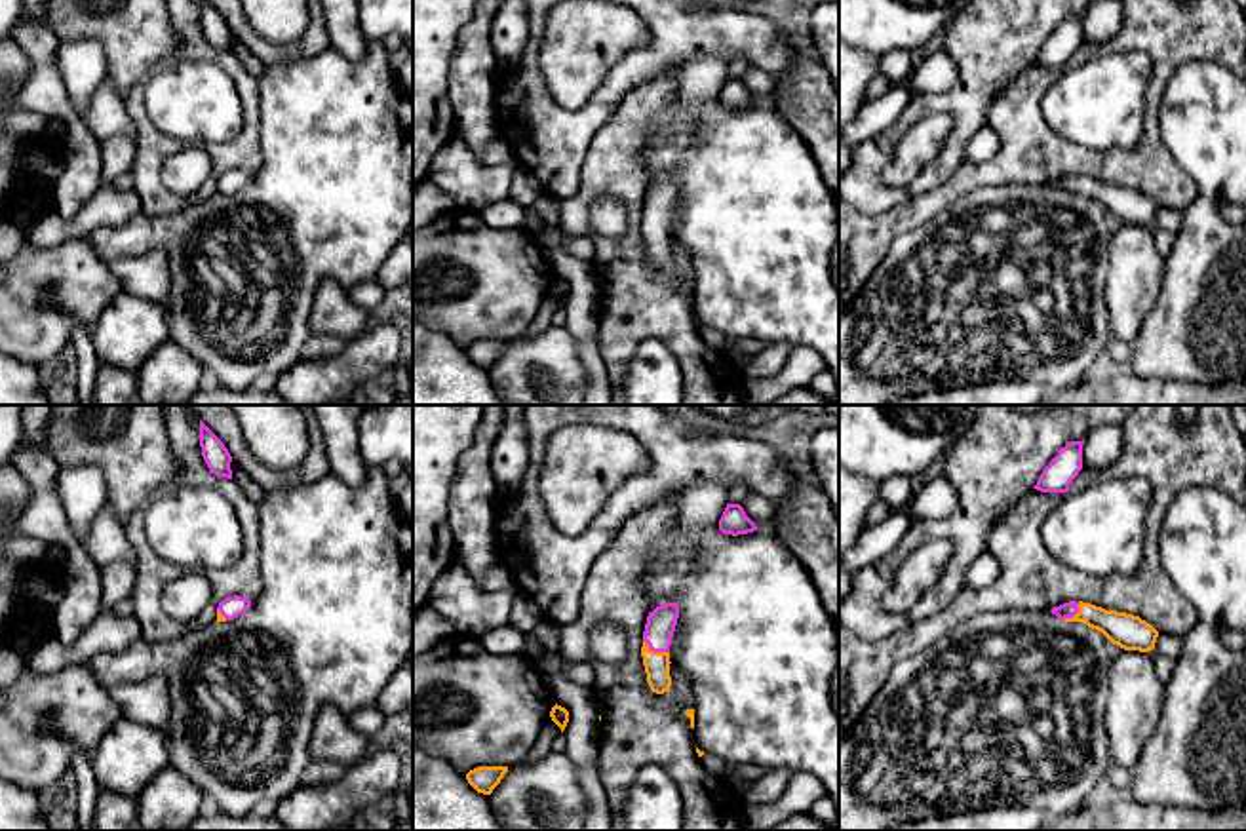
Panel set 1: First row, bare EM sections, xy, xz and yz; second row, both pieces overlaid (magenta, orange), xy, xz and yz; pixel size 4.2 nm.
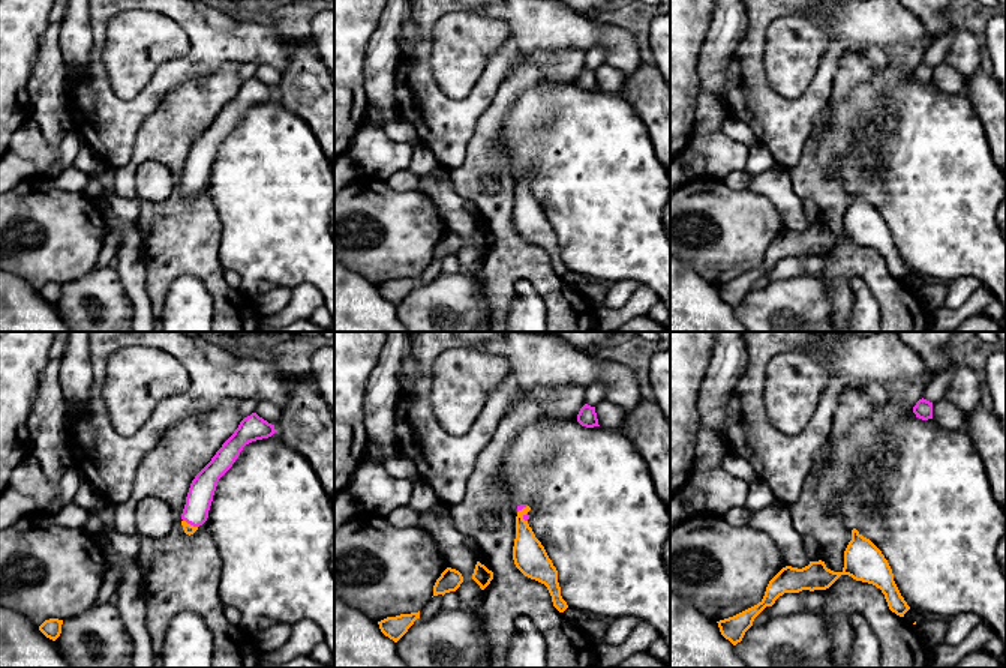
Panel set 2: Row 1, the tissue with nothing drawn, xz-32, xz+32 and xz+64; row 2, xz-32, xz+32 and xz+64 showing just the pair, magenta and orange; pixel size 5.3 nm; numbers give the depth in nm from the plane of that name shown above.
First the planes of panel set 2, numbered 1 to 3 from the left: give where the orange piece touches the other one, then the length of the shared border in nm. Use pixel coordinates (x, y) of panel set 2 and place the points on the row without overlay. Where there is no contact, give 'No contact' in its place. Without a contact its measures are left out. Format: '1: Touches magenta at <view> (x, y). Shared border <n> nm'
1: Touches magenta at xz-32 (191, 188). Shared border 90 nm
2: Touches magenta at xz+32 (523, 180). Shared border 60 nm
3: No contact

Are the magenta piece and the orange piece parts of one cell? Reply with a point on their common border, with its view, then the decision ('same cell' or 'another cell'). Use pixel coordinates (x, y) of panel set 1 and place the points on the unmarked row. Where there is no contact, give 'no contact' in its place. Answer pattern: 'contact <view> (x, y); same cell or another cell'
contact xz (655, 225); same cell

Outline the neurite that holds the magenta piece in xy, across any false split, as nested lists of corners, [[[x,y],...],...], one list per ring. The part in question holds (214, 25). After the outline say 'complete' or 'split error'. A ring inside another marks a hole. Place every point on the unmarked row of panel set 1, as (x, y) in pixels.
[[[200,0],[200,21],[209,46],[232,53],[232,30],[224,17],[207,0]]]; complete

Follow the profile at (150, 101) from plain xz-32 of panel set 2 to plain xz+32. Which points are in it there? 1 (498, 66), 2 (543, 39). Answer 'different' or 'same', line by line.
1: same
2: same

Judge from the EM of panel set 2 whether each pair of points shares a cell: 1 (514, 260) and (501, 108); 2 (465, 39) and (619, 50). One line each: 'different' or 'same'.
1: same
2: different

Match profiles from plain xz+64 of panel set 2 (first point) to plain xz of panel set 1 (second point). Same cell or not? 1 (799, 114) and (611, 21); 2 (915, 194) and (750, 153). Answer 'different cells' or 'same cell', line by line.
1: different cells
2: same cell

